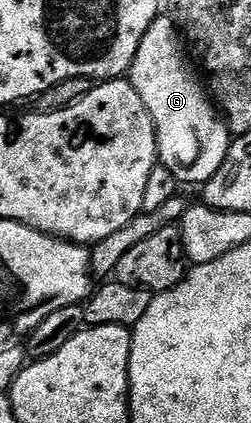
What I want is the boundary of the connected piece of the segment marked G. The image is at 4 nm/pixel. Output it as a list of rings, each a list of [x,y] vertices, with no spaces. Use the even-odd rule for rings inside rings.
[[[159,16],[151,28],[147,28],[128,77],[155,124],[160,165],[167,167],[177,177],[178,183],[204,184],[219,172],[229,151],[231,135],[202,79],[201,82],[197,79],[198,71],[189,67],[185,50],[187,46],[176,21],[169,16]]]

